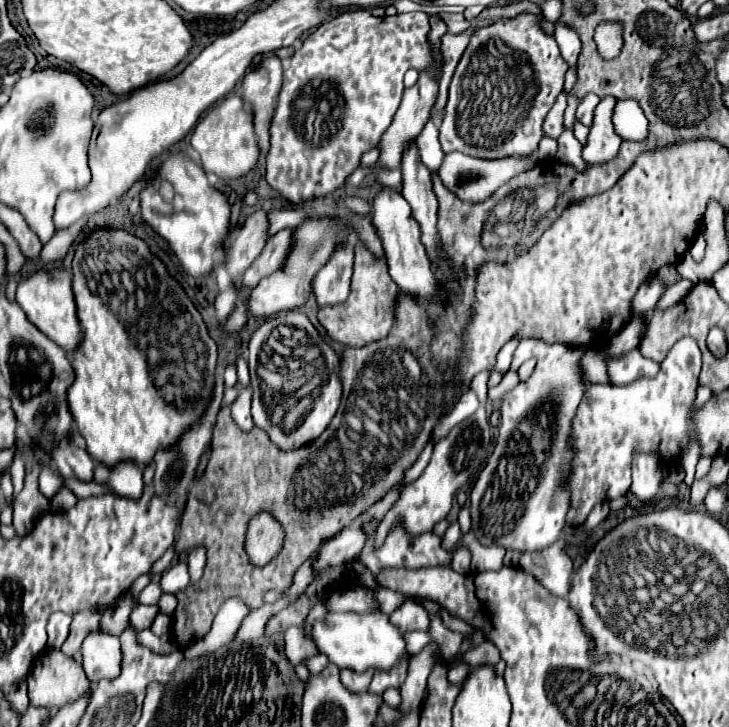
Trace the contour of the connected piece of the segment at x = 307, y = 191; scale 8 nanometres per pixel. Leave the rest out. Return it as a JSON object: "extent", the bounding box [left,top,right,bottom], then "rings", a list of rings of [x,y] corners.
{"extent":[266,9,431,203],"rings":[[[349,9],[339,11],[333,19],[321,23],[313,33],[307,35],[301,49],[297,49],[289,61],[289,67],[283,71],[283,87],[279,93],[279,103],[275,107],[275,115],[270,127],[270,149],[266,156],[266,180],[275,191],[279,191],[287,201],[301,203],[315,197],[325,197],[329,193],[335,193],[345,185],[349,175],[361,165],[361,155],[373,149],[379,141],[385,129],[391,125],[393,115],[397,113],[397,107],[401,105],[401,93],[403,93],[403,75],[407,69],[425,69],[431,67],[429,63],[429,43],[425,39],[425,33],[429,31],[429,17],[425,13],[397,13],[395,17],[373,17],[367,9]]]}

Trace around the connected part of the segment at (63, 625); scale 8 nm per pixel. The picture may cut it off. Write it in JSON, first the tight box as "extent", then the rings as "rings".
{"extent":[47,613,71,649],"rings":[[[53,613],[49,617],[49,623],[47,623],[47,635],[49,635],[47,647],[49,649],[59,649],[63,645],[63,641],[69,635],[69,625],[71,625],[71,615]]]}

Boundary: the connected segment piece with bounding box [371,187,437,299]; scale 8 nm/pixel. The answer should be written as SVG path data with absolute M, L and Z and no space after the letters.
M383 187L373 201L371 221L381 239L385 259L389 265L389 275L399 285L399 289L405 293L415 293L423 299L429 297L437 289L437 283L435 283L435 275L431 273L431 259L425 253L425 245L421 241L421 227L411 217L411 207L405 201L405 197L391 187Z

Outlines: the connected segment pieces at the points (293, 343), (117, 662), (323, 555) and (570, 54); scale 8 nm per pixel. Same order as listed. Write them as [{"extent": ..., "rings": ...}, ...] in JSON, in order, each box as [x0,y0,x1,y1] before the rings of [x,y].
[{"extent":[249,311,341,449],"rings":[[[287,311],[277,313],[265,319],[265,323],[253,333],[249,341],[249,371],[251,371],[251,387],[253,387],[253,423],[255,427],[263,429],[269,439],[279,449],[299,449],[307,443],[315,441],[331,423],[333,415],[337,413],[339,399],[341,399],[341,381],[337,379],[339,371],[339,357],[335,351],[321,339],[317,329],[311,325],[305,313],[301,311]]]},{"extent":[81,631,123,683],"rings":[[[95,631],[83,641],[81,655],[83,669],[91,681],[97,683],[99,679],[115,679],[117,675],[121,675],[123,653],[119,637]]]},{"extent":[315,527,367,575],"rings":[[[345,527],[339,535],[335,535],[333,539],[321,545],[317,561],[315,561],[315,575],[325,567],[353,561],[361,553],[365,543],[367,543],[367,535],[363,529]]]},{"extent":[555,25,581,65],"rings":[[[555,25],[555,41],[557,41],[559,49],[561,49],[563,59],[565,59],[569,65],[575,65],[577,55],[579,55],[579,51],[581,51],[581,41],[579,41],[579,37],[577,37],[571,29],[567,29],[565,25]]]}]

